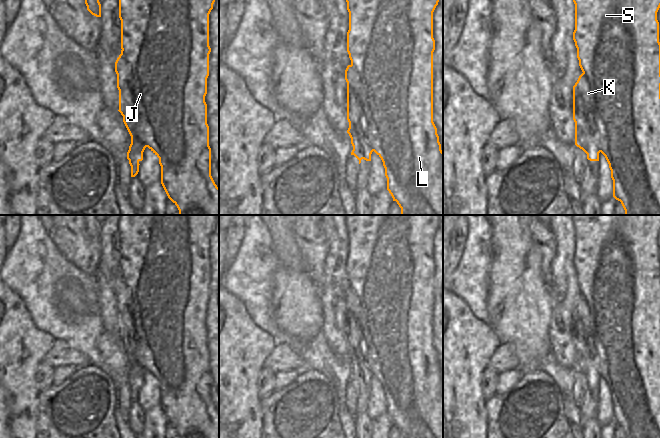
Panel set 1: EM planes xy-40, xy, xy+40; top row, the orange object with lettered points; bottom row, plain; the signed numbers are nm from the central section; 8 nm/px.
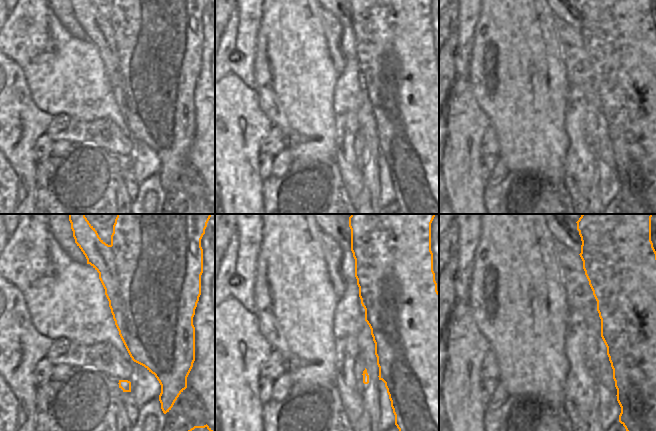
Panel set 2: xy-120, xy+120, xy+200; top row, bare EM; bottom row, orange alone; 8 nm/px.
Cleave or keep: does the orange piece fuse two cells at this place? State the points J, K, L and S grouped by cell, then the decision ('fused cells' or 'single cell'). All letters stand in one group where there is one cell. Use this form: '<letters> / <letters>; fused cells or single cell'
J L S / K; fused cells

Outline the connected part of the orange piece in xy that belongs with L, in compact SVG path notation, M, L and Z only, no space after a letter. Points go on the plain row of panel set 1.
M347 215L345 224L349 236L349 254L347 256L347 276L361 300L363 308L363 330L361 336L365 342L365 350L369 354L363 358L365 365L381 382L387 402L387 414L393 425L401 432L401 438L443 438L443 375L439 366L437 352L433 346L433 236L438 229L439 215Z

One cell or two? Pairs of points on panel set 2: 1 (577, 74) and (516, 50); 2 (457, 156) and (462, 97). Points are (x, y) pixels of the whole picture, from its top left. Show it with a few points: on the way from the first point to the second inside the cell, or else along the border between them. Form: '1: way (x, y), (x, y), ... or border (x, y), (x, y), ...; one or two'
1: border (561, 47), (566, 78), (571, 85); two
2: way (462, 141), (462, 112); one

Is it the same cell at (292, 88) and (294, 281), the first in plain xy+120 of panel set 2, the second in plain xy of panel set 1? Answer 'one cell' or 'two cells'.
one cell

